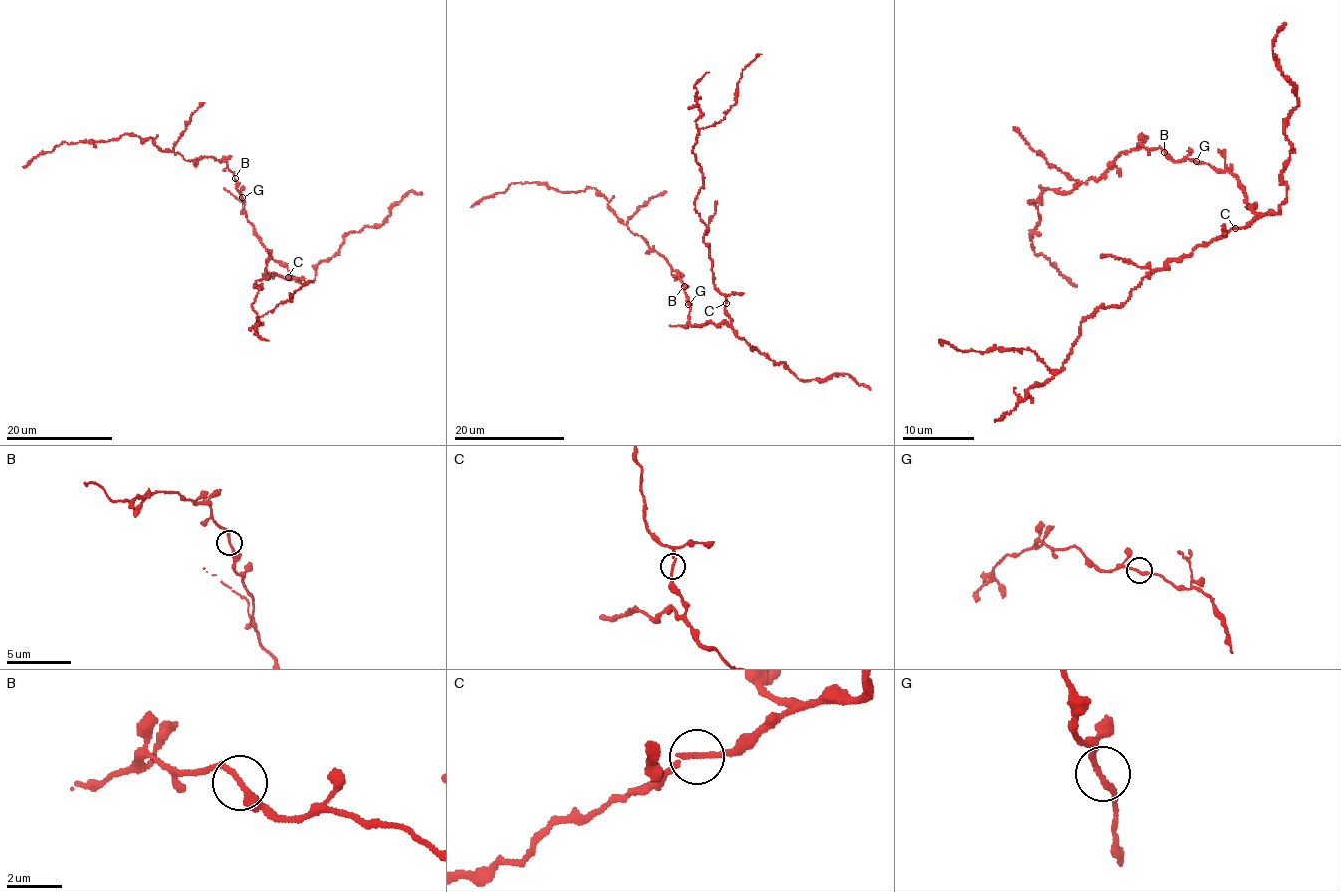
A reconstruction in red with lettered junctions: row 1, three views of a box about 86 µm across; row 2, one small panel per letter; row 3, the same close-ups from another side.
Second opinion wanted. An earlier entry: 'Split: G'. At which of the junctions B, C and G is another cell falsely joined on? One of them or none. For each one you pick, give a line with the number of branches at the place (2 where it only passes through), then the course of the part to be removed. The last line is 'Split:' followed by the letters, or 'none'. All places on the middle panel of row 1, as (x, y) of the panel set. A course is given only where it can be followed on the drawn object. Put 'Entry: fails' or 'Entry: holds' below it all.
Split: none
Entry: fails

